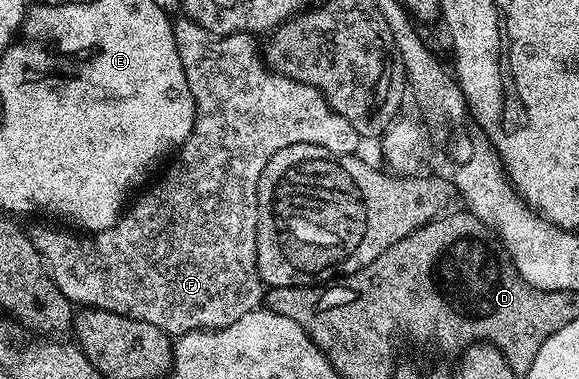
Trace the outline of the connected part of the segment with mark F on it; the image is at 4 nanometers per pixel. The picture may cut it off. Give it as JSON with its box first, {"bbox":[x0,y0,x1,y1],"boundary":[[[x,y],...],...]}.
{"bbox":[27,18,362,338],"boundary":[[[181,18],[181,21],[178,19],[174,23],[173,33],[179,50],[179,58],[183,62],[183,70],[187,74],[187,86],[191,86],[197,113],[187,142],[168,165],[169,176],[163,177],[162,180],[154,179],[151,186],[146,187],[132,201],[131,207],[113,228],[89,235],[78,234],[64,227],[61,227],[62,229],[48,228],[47,225],[41,224],[38,228],[28,229],[27,235],[29,241],[35,246],[35,250],[39,250],[39,254],[45,259],[45,267],[49,277],[55,282],[55,286],[59,286],[61,293],[68,300],[72,300],[74,305],[123,314],[139,322],[151,322],[151,326],[159,326],[159,330],[168,332],[170,337],[176,338],[185,332],[199,332],[206,328],[226,328],[231,326],[231,322],[239,322],[243,314],[258,311],[262,307],[267,288],[261,283],[261,275],[257,269],[257,187],[261,176],[265,173],[267,162],[271,162],[271,158],[279,154],[279,150],[292,144],[318,144],[332,152],[334,156],[352,156],[358,151],[357,147],[361,144],[362,133],[359,128],[359,133],[357,133],[357,128],[353,125],[356,123],[350,122],[340,112],[333,111],[329,101],[325,99],[324,92],[318,88],[312,88],[309,84],[294,80],[292,76],[274,74],[270,71],[259,51],[259,44],[253,41],[256,39],[250,33],[237,32],[234,36],[214,38],[204,32],[195,21],[188,18]]]}

